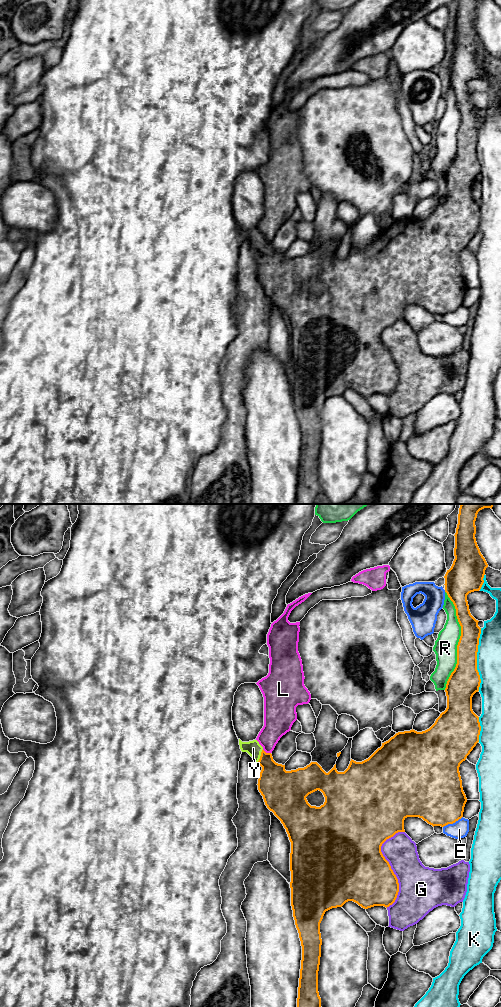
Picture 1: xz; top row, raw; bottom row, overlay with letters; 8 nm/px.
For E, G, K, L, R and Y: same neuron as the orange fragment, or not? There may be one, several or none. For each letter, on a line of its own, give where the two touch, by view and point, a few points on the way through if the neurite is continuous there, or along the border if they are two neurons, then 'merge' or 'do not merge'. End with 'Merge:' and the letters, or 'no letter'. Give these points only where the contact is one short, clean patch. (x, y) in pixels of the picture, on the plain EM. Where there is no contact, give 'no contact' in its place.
E: meets orange in xz at (452, 311); do not merge
G: meets orange in xz at (390, 354); do not merge
K: meets orange in xz at (476, 147); do not merge
L: meets orange in xz at (267, 241); do not merge
R: meets orange in xz at (459, 128); do not merge
Y: meets orange in xz at (261, 243); runs through xz (274, 271), (272, 260), (261, 243), (253, 236); merge
Merge: Y

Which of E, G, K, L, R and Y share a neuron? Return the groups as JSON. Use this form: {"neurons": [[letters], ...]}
{"neurons": [["E"], ["G"], ["K"], ["L"], ["R"], ["Y"]]}

